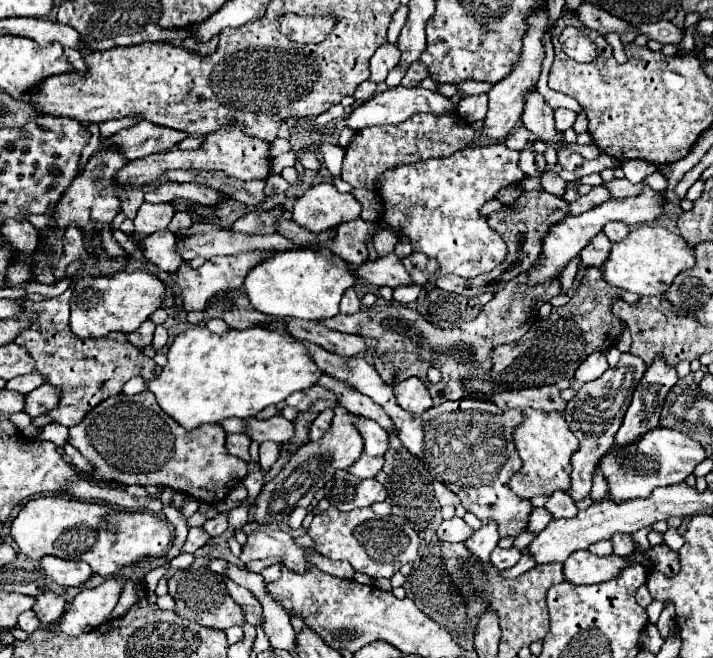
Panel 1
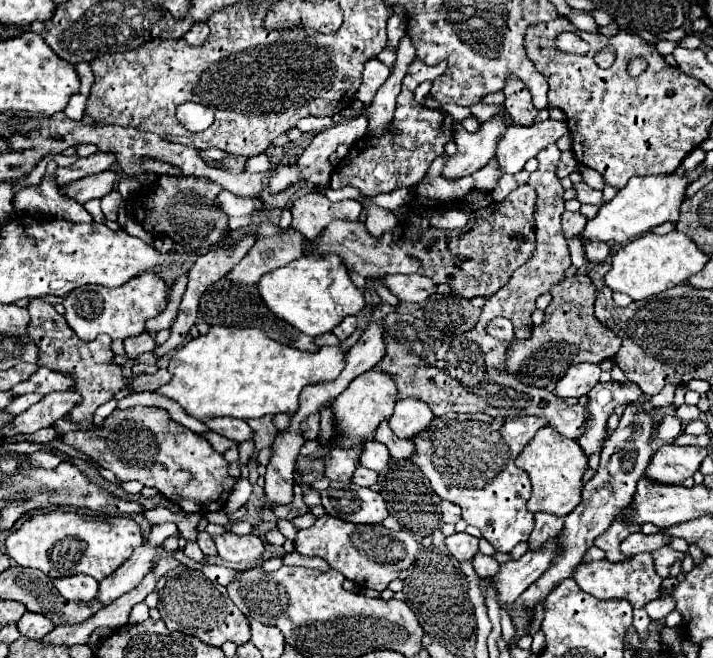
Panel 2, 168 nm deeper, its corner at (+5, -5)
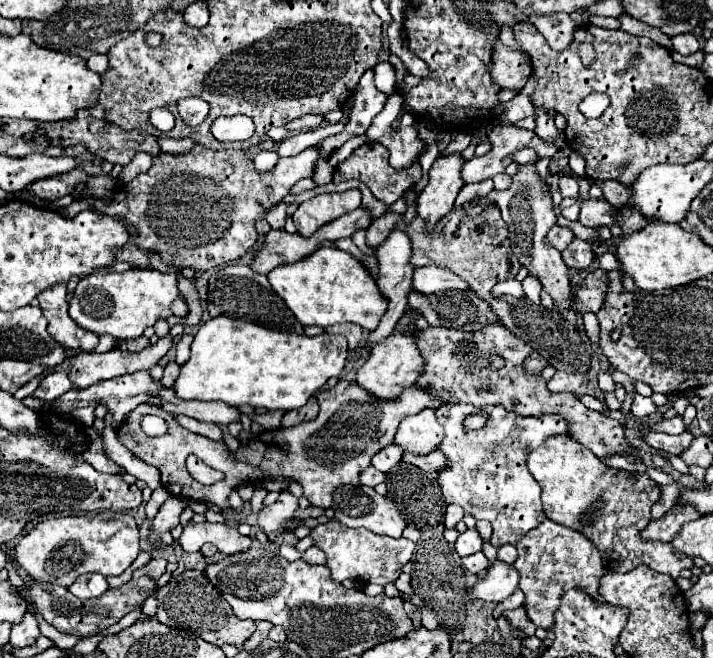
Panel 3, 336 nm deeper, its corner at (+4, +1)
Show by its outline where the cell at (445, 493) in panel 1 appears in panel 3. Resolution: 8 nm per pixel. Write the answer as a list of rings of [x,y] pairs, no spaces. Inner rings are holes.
[[[450,504],[448,506],[448,510],[446,510],[446,528],[454,528],[460,520],[462,520],[462,516],[464,516],[464,512],[462,512],[462,508],[460,506],[456,506],[456,504]]]

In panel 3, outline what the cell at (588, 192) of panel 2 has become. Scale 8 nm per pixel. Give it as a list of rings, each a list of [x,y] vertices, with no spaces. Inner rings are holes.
[[[560,176],[558,188],[560,188],[562,198],[578,196],[578,178],[576,178],[576,176]]]

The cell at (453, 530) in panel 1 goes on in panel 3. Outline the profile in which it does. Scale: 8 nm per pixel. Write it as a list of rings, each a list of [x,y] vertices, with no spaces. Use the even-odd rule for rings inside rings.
[[[472,528],[472,530],[466,530],[458,536],[456,540],[456,552],[460,556],[470,556],[470,554],[476,554],[482,550],[482,538],[478,536],[478,532]]]

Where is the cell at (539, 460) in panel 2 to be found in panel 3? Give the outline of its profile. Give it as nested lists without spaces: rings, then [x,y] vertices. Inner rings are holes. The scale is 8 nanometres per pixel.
[[[562,436],[548,438],[538,450],[532,450],[528,456],[528,468],[542,488],[542,506],[546,518],[582,532],[600,550],[604,566],[608,566],[611,571],[614,569],[626,573],[640,564],[646,564],[652,570],[668,574],[676,580],[680,578],[682,570],[694,566],[690,558],[674,558],[670,544],[644,540],[640,536],[640,532],[652,520],[652,504],[660,498],[660,486],[644,472],[610,468],[600,458],[590,454],[586,446],[574,438]],[[596,504],[608,504],[608,516],[596,516],[596,530],[584,530],[582,516],[592,514]]]

